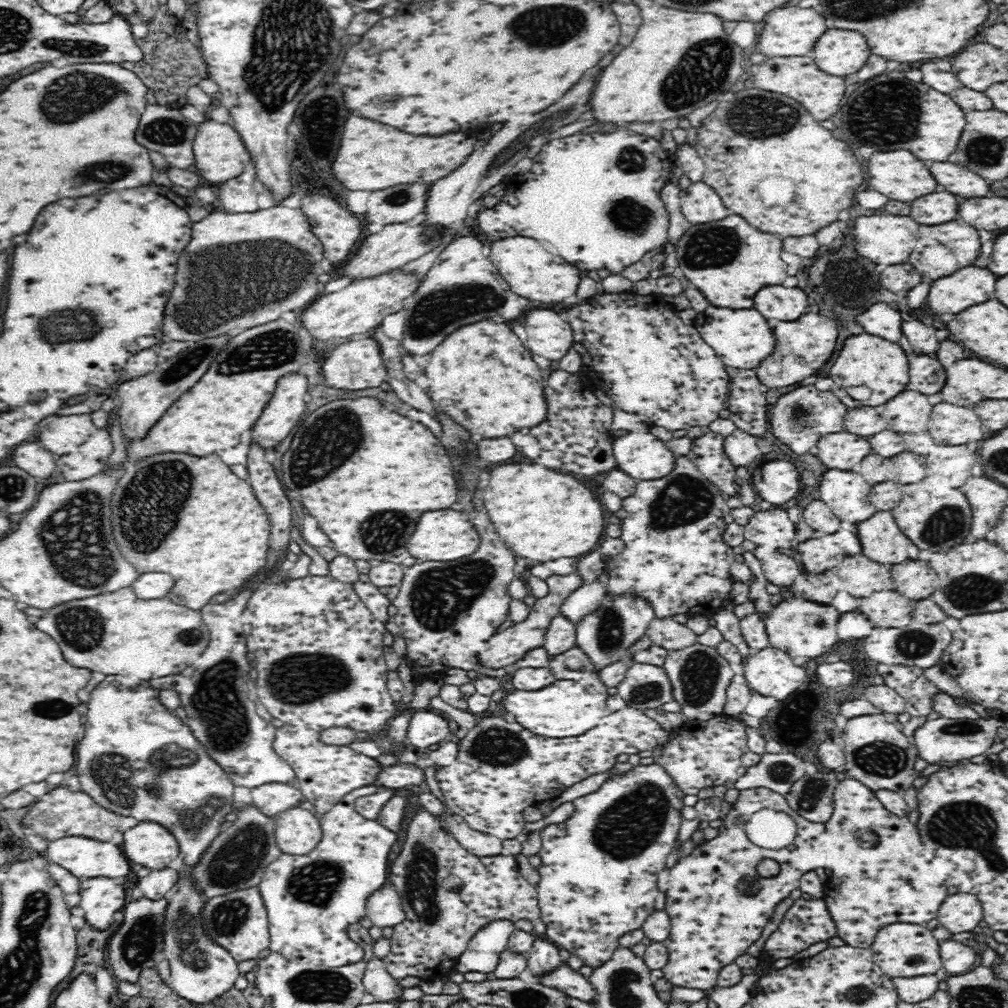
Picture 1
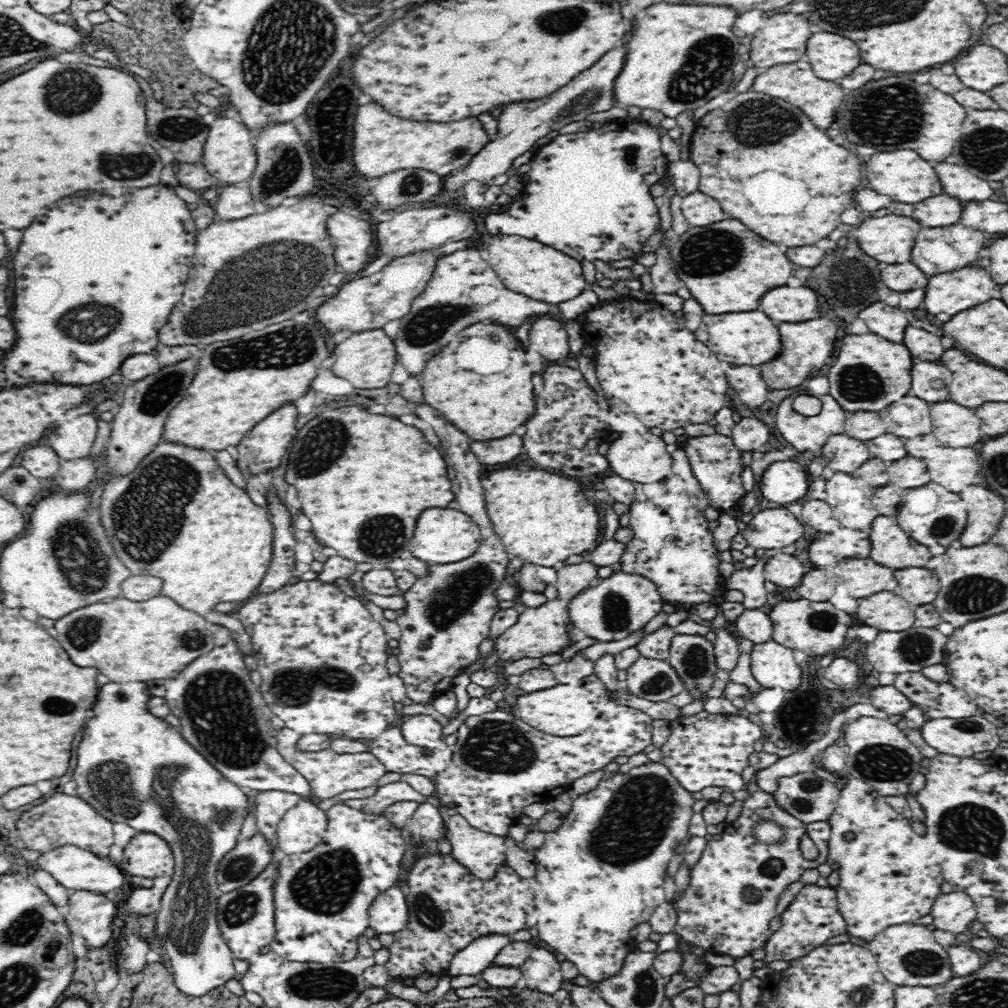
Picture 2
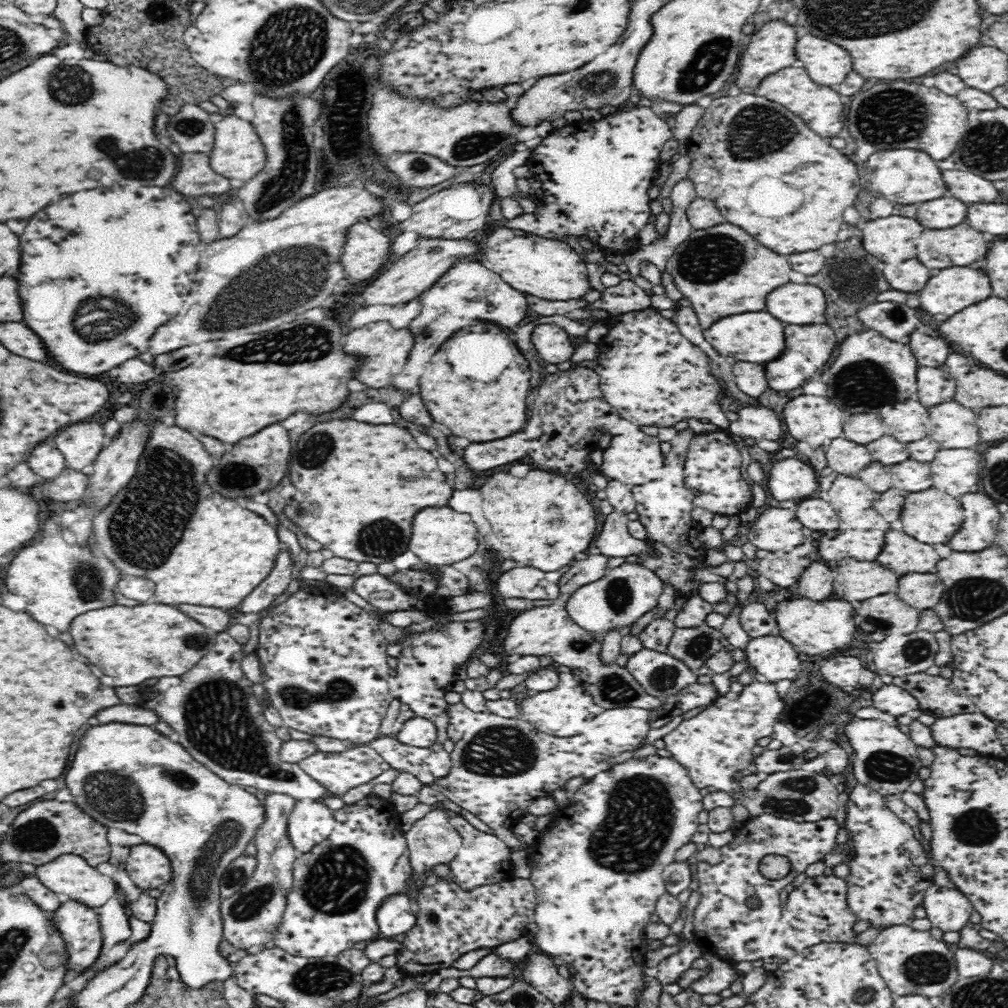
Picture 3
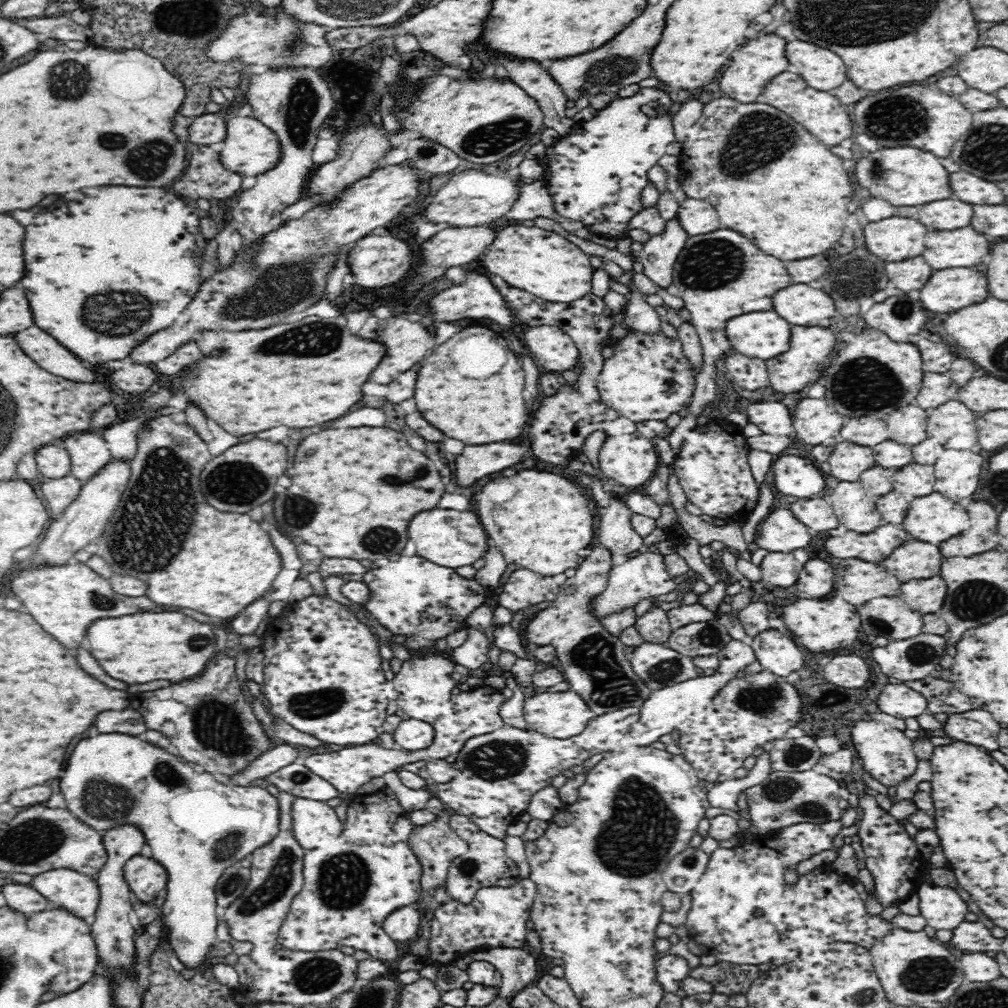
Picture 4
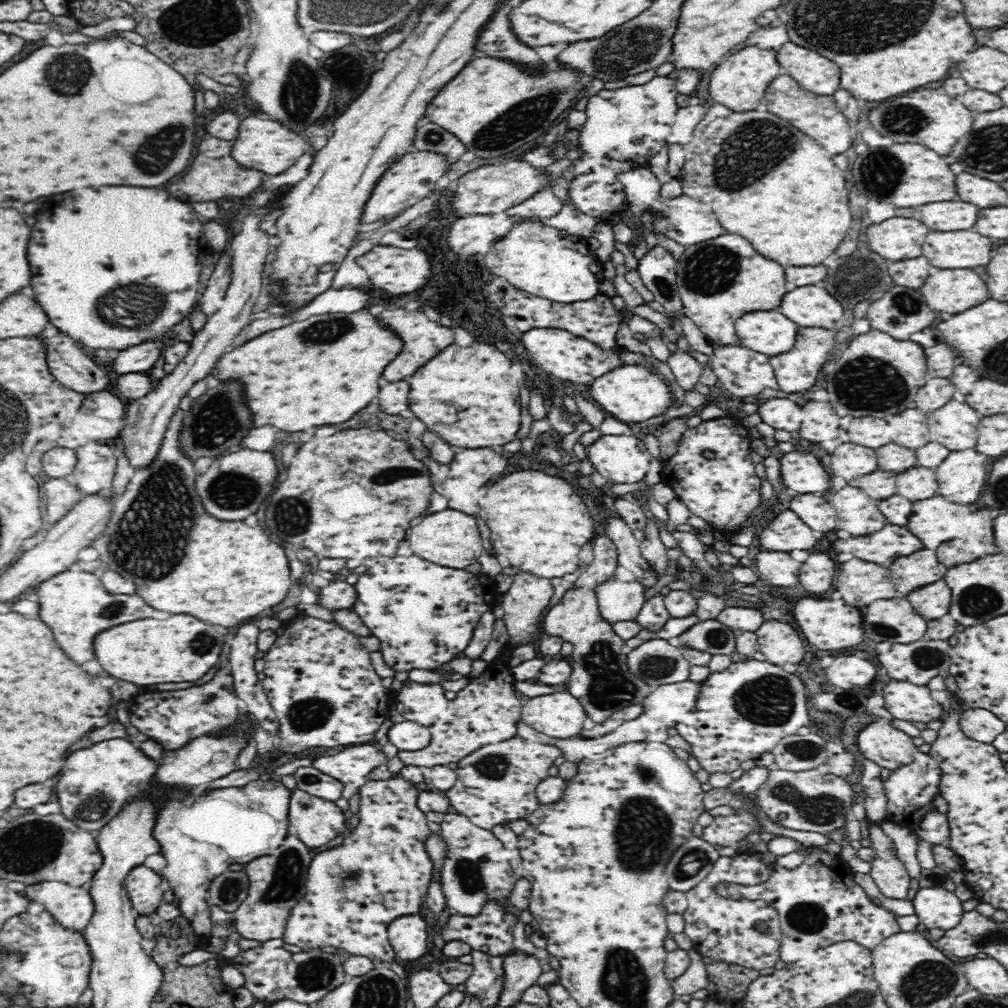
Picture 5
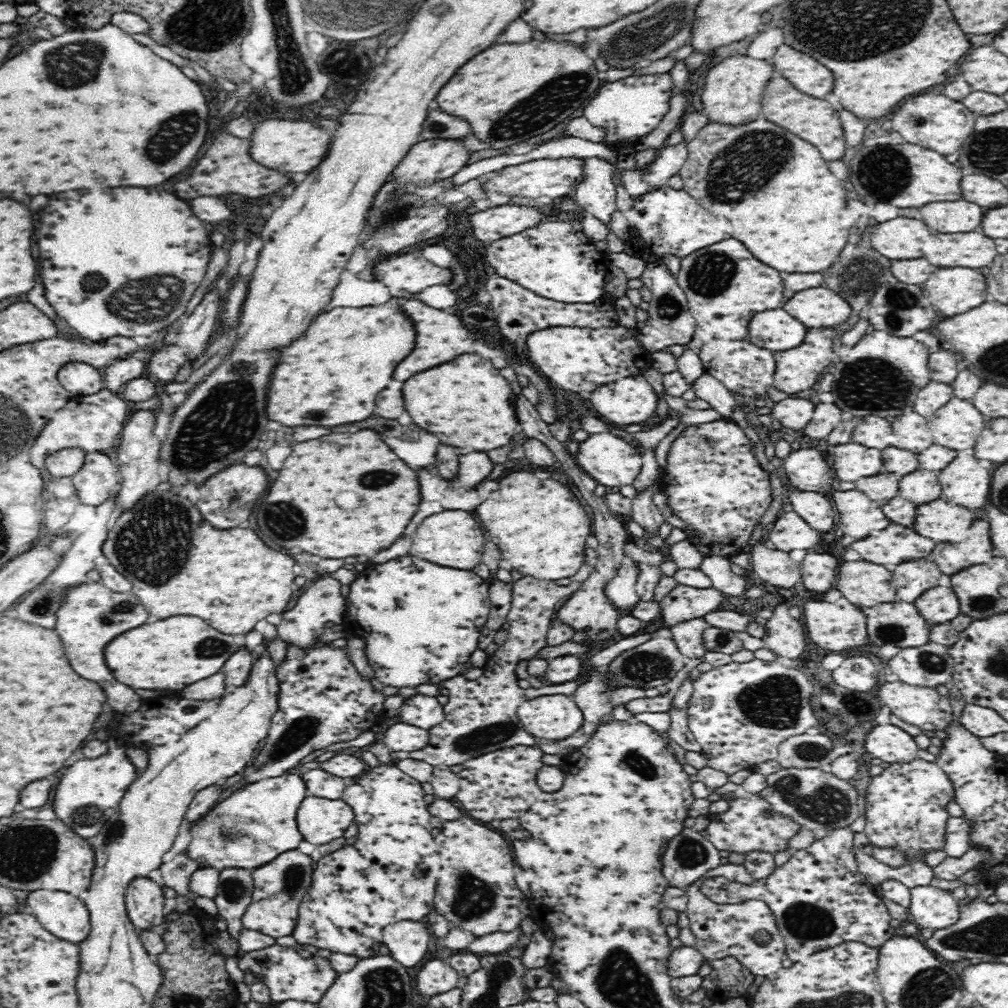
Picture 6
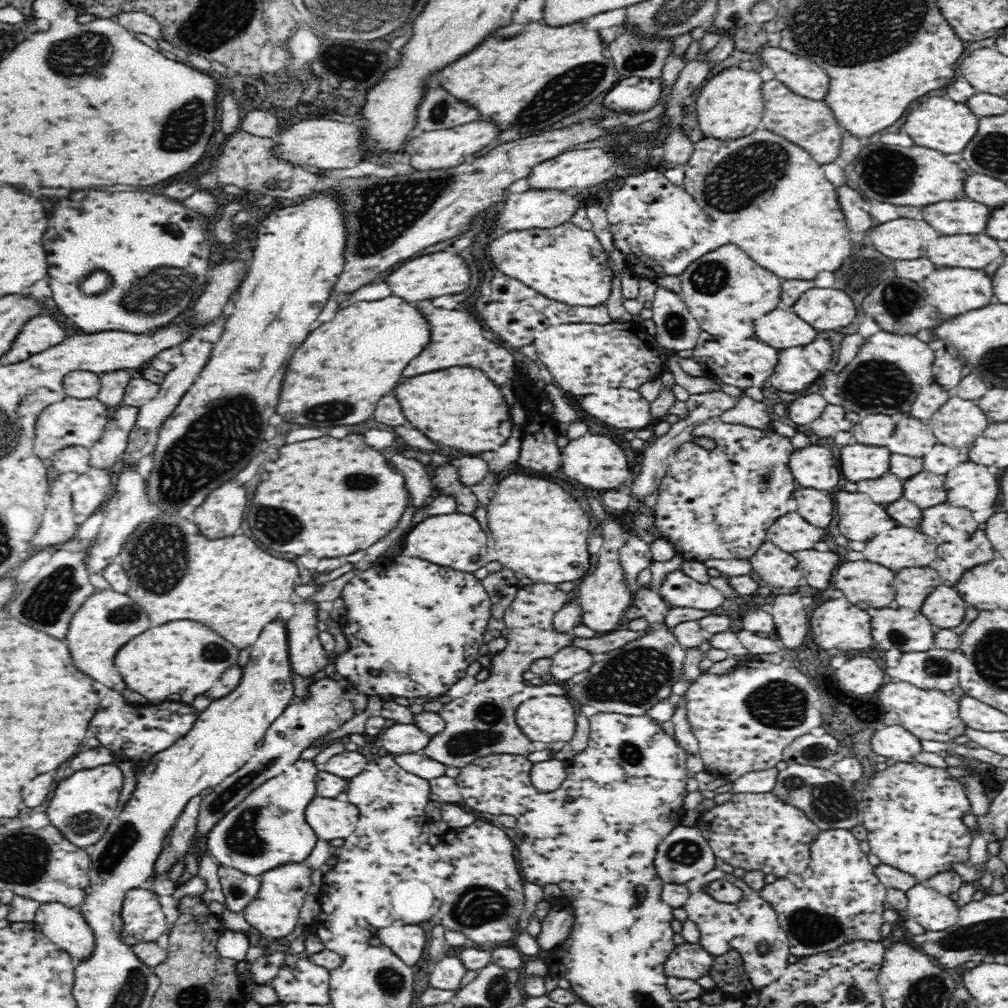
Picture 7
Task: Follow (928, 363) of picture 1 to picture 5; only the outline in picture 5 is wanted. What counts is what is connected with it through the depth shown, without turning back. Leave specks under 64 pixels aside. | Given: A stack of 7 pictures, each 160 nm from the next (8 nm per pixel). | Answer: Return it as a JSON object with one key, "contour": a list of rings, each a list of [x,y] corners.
{"contour":[[[927,377],[927,382],[918,390],[915,403],[918,410],[929,415],[937,408],[942,408],[949,400],[952,400],[957,387],[950,383],[949,378]]]}

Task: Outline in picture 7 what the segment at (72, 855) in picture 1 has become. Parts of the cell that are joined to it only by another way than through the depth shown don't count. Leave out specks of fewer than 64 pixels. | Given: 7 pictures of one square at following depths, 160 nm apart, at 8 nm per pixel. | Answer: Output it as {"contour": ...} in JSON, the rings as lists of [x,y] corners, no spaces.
{"contour":[[[40,902],[33,921],[53,943],[77,962],[86,958],[95,946],[94,932],[78,907],[68,908],[60,902]]]}

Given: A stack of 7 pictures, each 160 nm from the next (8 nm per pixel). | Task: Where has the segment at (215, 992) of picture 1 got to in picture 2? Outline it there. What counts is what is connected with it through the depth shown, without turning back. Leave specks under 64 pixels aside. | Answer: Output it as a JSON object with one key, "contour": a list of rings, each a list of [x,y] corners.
{"contour":[[[110,682],[106,686],[100,688],[100,694],[98,694],[98,704],[94,706],[94,718],[90,718],[86,722],[86,732],[82,736],[82,742],[78,744],[78,766],[74,768],[74,780],[78,784],[77,796],[84,799],[92,806],[100,815],[114,823],[128,824],[130,827],[136,829],[138,832],[150,832],[162,839],[170,845],[175,858],[175,870],[171,876],[171,881],[161,898],[161,908],[156,915],[156,934],[158,934],[158,941],[162,948],[164,948],[171,960],[171,970],[173,978],[175,980],[176,987],[180,989],[184,994],[190,996],[204,996],[208,994],[213,988],[225,985],[230,979],[234,979],[237,975],[235,969],[235,956],[231,951],[231,948],[225,944],[223,937],[220,934],[216,922],[216,902],[218,902],[219,896],[224,893],[218,889],[218,883],[216,882],[216,872],[222,856],[234,848],[236,840],[241,833],[242,822],[244,822],[246,816],[250,812],[251,807],[251,794],[246,790],[240,789],[237,784],[230,782],[217,768],[214,768],[204,756],[202,756],[178,730],[178,727],[170,725],[168,721],[159,716],[154,716],[148,712],[148,701],[151,694],[148,690],[148,685],[145,682]]]}

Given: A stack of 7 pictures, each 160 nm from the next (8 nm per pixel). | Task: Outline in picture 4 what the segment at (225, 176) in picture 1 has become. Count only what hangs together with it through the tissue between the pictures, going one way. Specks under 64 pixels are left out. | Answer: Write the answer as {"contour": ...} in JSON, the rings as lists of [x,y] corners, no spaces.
{"contour":[[[230,114],[226,122],[226,138],[219,157],[222,167],[242,176],[258,176],[274,168],[280,158],[278,135],[254,118],[238,118]]]}

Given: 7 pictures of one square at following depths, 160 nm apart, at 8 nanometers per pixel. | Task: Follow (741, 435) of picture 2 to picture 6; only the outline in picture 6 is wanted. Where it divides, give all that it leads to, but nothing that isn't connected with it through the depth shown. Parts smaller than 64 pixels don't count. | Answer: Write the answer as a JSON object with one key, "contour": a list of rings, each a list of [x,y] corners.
{"contour":[[[789,397],[775,402],[769,414],[776,426],[784,426],[802,432],[812,418],[815,404],[804,398]]]}

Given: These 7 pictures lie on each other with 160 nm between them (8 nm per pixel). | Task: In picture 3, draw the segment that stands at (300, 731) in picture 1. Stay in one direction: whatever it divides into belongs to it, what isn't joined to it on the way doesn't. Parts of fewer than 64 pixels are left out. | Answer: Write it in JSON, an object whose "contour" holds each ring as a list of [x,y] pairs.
{"contour":[[[352,745],[350,749],[339,753],[327,753],[318,751],[312,756],[307,756],[304,760],[298,763],[298,766],[312,777],[312,779],[318,781],[322,786],[326,787],[328,792],[333,792],[334,795],[345,795],[350,788],[356,788],[360,784],[366,784],[371,780],[374,780],[377,776],[380,776],[382,772],[386,772],[390,768],[390,765],[380,757],[378,752],[368,745]]]}

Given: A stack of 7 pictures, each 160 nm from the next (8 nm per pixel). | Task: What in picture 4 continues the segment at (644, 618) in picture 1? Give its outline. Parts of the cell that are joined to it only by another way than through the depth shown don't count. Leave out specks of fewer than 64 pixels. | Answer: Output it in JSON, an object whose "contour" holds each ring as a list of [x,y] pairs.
{"contour":[[[647,551],[611,568],[606,588],[600,592],[600,595],[593,596],[588,611],[600,621],[605,616],[634,609],[643,600],[655,599],[673,591],[677,592],[677,582],[668,575],[663,556],[660,553]]]}

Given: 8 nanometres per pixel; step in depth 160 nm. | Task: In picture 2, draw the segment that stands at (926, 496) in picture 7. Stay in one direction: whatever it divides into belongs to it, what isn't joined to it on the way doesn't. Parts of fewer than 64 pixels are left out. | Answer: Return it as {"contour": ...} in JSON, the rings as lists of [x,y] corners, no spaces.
{"contour":[[[906,456],[898,462],[892,462],[888,466],[890,480],[901,489],[910,489],[928,484],[930,474],[926,470],[926,462],[914,456]]]}

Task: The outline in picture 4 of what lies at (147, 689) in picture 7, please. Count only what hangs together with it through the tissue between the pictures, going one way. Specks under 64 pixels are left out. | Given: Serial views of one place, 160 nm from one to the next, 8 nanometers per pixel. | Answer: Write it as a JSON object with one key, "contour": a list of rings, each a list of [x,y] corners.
{"contour":[[[180,611],[134,612],[114,618],[98,618],[88,624],[86,638],[90,641],[90,652],[108,676],[122,680],[127,686],[144,684],[152,680],[182,680],[202,671],[204,664],[216,650],[216,635],[208,623],[202,623]]]}

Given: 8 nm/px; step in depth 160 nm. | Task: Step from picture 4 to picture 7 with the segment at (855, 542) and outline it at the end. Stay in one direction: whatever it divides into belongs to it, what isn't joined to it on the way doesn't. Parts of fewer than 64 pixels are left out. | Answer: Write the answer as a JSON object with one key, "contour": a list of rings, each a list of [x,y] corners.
{"contour":[[[898,526],[866,542],[864,558],[886,568],[900,570],[908,566],[928,566],[936,560],[936,542],[914,528]]]}

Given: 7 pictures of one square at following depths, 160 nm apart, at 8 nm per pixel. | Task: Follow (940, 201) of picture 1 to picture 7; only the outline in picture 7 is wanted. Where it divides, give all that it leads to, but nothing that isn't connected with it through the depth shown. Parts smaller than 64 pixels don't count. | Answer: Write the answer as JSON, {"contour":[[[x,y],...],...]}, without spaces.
{"contour":[[[942,200],[922,208],[922,218],[942,236],[952,234],[982,234],[990,210],[978,202]]]}

